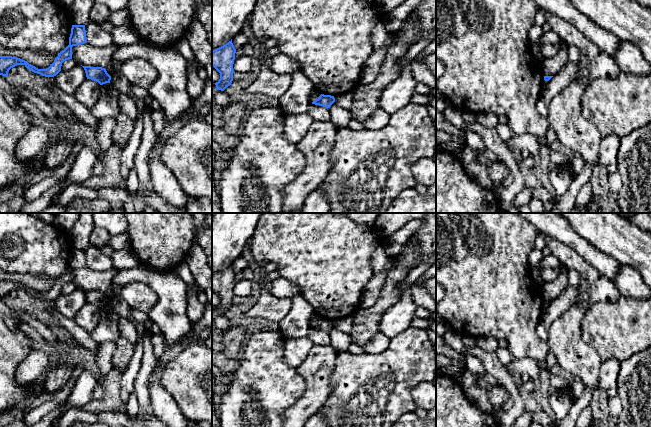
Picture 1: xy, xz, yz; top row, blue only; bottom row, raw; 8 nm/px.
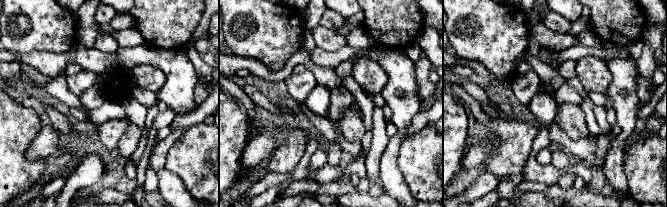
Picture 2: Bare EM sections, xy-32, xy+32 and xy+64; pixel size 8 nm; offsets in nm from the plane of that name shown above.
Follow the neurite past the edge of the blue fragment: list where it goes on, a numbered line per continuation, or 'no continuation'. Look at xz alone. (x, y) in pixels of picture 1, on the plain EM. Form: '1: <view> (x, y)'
no continuation

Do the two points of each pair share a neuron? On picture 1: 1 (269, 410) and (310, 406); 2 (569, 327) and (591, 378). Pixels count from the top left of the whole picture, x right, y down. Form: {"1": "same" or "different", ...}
{"1": "different", "2": "same"}

